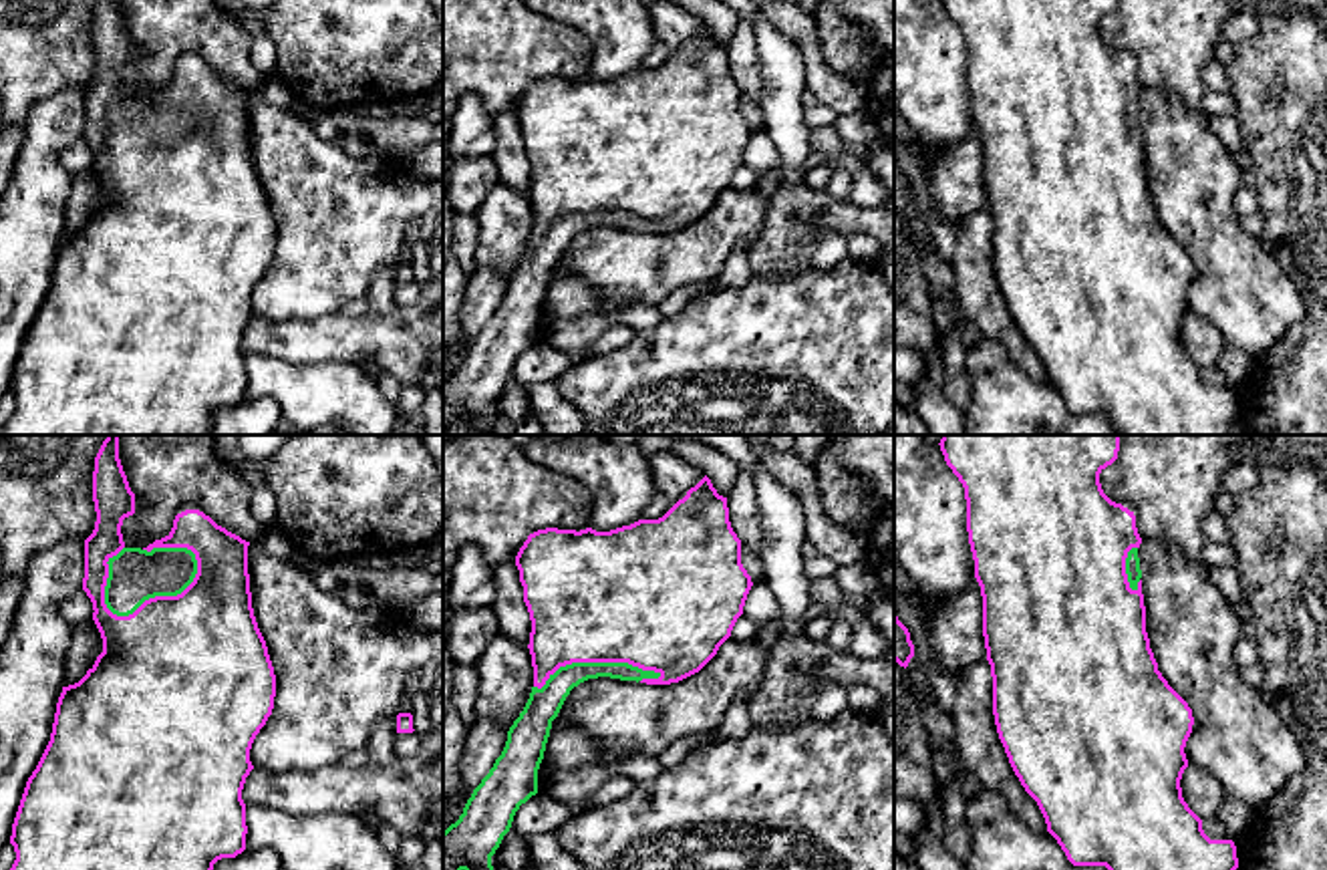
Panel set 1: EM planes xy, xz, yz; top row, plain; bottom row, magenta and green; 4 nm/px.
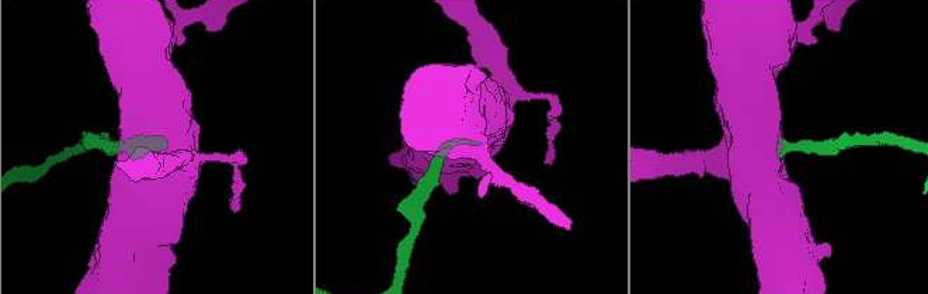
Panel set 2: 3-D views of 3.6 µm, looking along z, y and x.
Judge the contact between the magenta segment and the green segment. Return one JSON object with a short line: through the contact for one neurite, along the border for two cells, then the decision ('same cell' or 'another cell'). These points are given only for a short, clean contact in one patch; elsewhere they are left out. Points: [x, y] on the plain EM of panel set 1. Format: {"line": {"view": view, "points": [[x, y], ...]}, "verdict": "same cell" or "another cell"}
{"verdict": "same cell"}

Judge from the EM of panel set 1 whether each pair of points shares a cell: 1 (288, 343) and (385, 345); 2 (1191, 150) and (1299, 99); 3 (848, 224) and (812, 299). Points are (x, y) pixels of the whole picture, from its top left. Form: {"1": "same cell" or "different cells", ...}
{"1": "same cell", "2": "different cells", "3": "different cells"}

